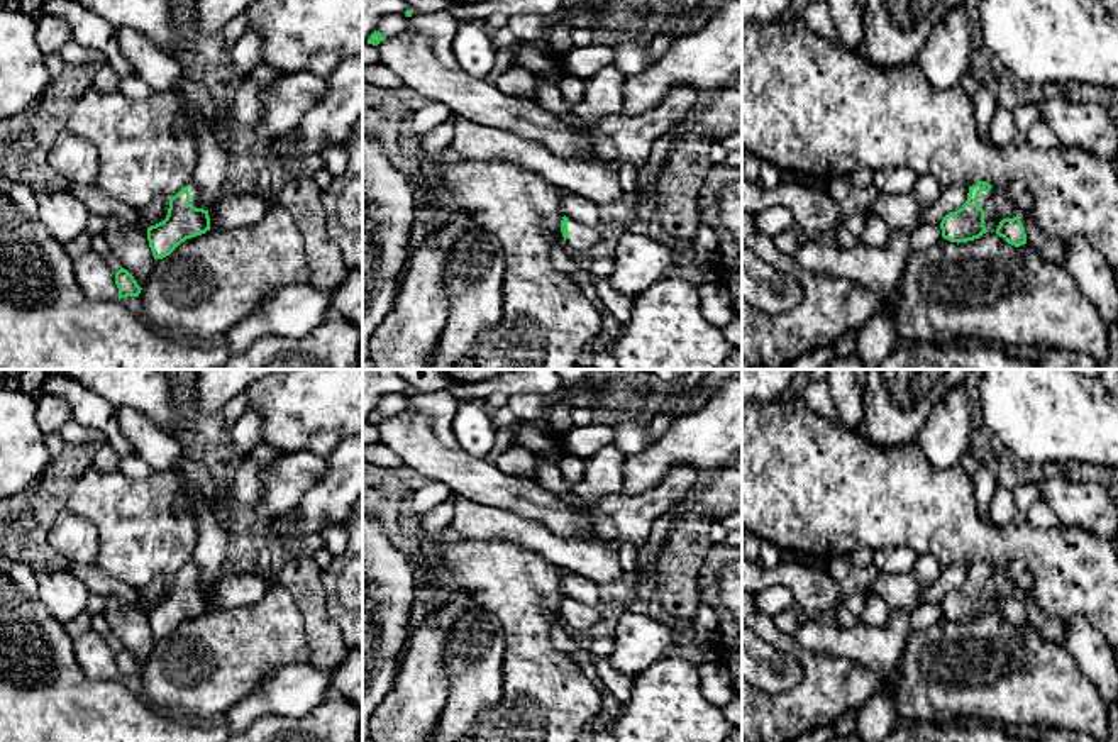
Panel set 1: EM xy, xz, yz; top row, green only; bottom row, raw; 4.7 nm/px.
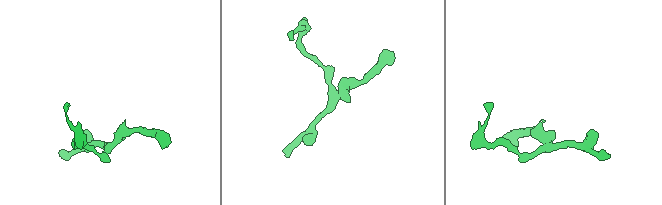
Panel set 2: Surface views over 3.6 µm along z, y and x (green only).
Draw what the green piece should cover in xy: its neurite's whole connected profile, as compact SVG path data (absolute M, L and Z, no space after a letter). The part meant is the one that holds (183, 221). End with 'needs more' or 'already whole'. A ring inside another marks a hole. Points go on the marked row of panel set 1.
M190 181L169 198L163 222L147 227L147 241L154 259L169 256L181 242L210 230L208 210L200 207L200 188Z | needs more

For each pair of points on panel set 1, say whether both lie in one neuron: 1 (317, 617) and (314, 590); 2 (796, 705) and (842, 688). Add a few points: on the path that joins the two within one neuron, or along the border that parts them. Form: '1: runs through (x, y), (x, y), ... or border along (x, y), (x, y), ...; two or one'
1: runs through (314, 610), (314, 597); one
2: runs through (808, 705), (830, 688); one

